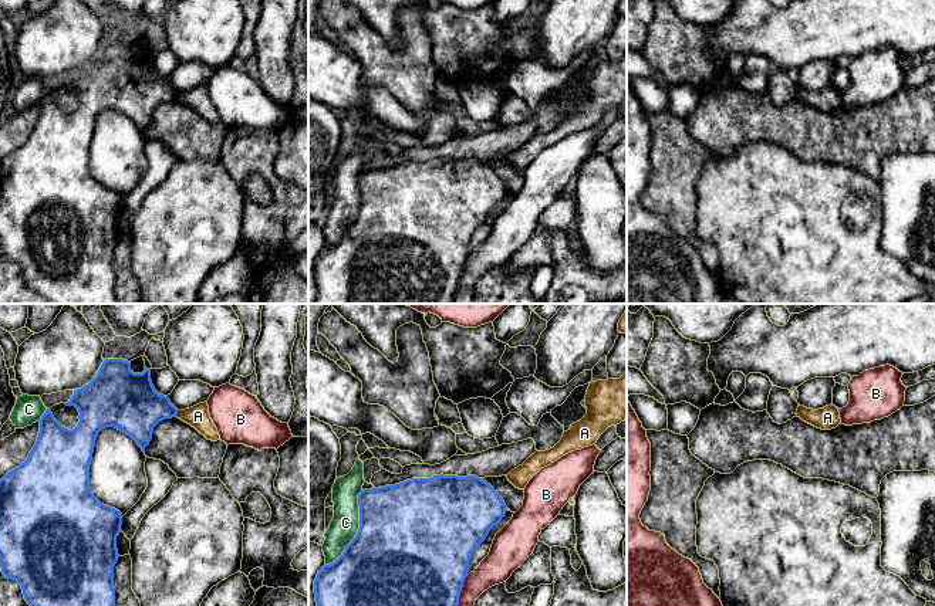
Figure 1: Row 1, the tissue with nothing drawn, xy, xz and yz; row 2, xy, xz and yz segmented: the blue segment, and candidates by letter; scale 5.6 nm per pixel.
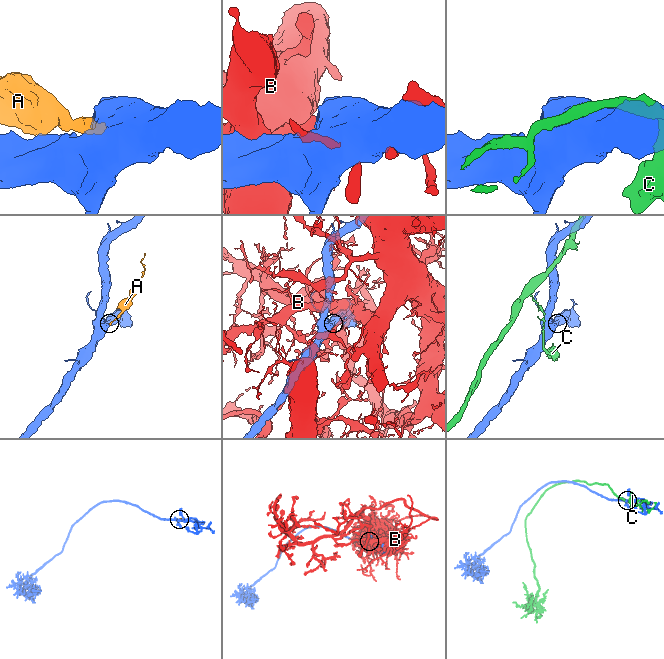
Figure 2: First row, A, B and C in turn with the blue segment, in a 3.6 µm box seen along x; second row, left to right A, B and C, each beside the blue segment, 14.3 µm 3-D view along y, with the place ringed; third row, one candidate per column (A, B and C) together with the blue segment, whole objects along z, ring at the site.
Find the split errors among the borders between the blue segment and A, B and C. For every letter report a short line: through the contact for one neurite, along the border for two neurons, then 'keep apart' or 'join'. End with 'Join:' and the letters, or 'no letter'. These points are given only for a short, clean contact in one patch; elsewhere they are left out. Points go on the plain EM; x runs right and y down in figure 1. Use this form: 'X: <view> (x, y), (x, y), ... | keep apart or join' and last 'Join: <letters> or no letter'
A: xy (178, 92), (175, 98) | keep apart
B: keep apart
C: keep apart
Join: no letter

